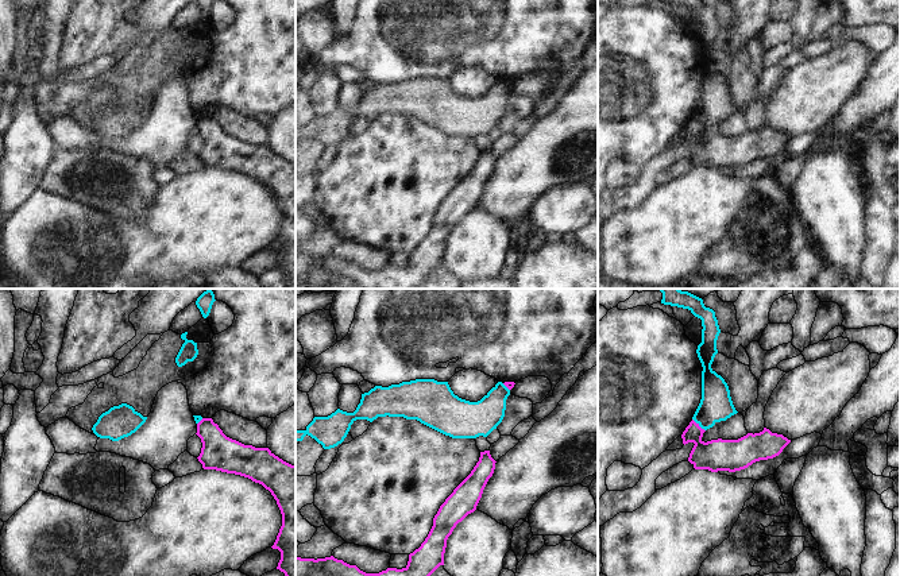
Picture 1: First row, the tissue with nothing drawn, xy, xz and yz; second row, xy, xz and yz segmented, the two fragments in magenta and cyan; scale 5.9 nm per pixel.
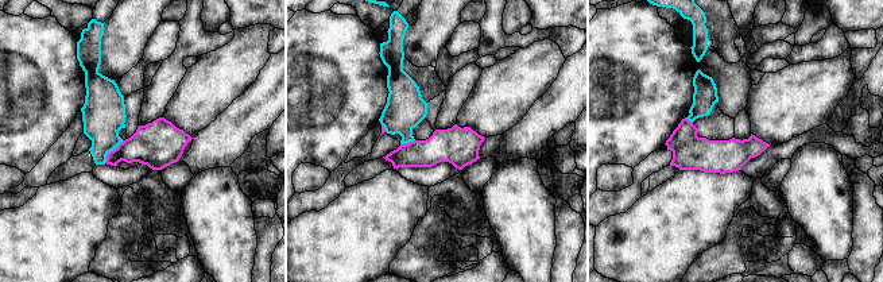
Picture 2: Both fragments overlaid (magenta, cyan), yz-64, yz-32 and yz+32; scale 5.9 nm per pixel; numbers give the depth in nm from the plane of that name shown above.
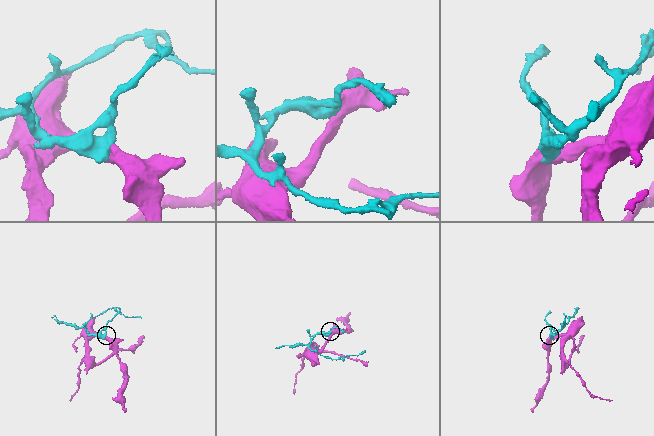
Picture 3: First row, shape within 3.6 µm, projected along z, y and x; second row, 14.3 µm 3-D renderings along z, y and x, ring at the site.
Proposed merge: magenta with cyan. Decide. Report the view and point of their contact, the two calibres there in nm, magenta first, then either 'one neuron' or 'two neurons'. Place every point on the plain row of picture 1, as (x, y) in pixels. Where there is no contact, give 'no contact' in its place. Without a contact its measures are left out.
contact yz (698, 123); calibres 190 and 190 nm; two neurons

